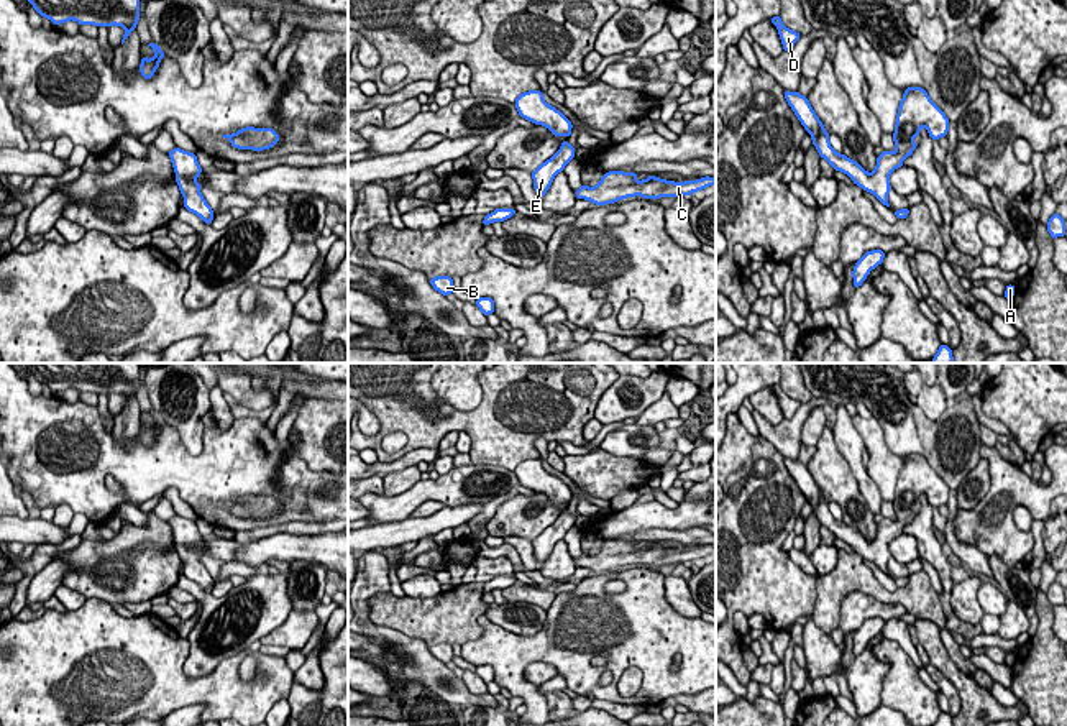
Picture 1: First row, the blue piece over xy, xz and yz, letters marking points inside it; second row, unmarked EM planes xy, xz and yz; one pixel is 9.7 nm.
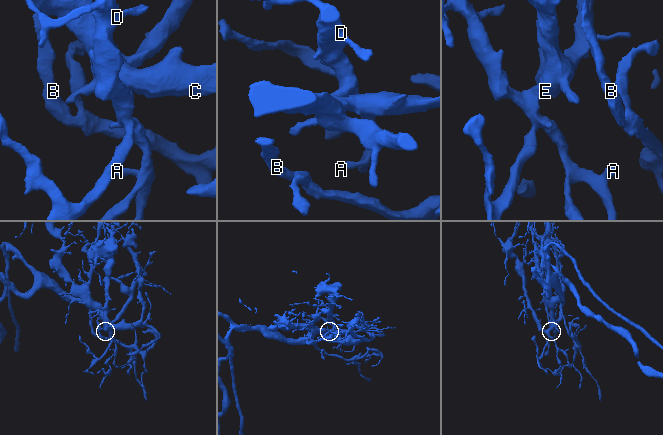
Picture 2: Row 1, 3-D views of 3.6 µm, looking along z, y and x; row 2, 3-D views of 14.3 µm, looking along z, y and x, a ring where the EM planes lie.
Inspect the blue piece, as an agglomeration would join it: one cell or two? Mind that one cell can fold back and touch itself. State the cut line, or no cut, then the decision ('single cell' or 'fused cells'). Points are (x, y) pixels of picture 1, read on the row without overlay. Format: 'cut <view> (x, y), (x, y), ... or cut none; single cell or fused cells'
cut none; single cell

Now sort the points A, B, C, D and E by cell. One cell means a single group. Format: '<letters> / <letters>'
A B C D E

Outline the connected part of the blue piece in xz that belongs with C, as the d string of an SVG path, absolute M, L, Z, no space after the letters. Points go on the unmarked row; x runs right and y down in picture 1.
M609 539L604 540L599 552L594 555L581 554L575 562L578 567L586 567L596 573L614 572L621 567L642 563L643 567L680 565L691 563L716 552L716 545L701 545L696 549L675 550L648 544L637 549L639 540Z

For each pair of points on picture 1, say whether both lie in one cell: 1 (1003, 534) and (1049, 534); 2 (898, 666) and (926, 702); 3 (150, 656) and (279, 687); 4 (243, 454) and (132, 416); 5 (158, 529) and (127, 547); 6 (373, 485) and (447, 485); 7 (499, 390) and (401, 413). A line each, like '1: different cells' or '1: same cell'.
1: different cells
2: same cell
3: same cell
4: different cells
5: same cell
6: different cells
7: same cell

